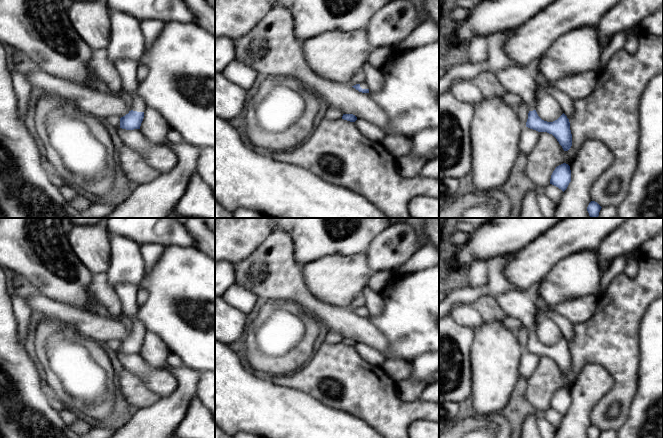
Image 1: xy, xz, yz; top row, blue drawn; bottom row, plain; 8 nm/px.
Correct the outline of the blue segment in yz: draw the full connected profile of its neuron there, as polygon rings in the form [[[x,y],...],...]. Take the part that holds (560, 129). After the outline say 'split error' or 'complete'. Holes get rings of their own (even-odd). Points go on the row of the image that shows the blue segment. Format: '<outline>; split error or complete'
[[[537,58],[525,66],[506,66],[494,72],[491,78],[501,89],[519,95],[523,103],[528,105],[529,113],[526,127],[538,132],[552,134],[563,150],[568,151],[572,146],[572,134],[567,116],[563,113],[557,120],[547,122],[542,120],[535,110],[534,91],[537,88],[537,77],[541,74],[539,64],[540,58]]]; split error

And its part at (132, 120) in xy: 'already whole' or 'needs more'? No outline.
needs more

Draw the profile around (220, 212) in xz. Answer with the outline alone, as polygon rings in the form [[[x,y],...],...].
[[[215,200],[215,218],[234,218],[233,213]]]

